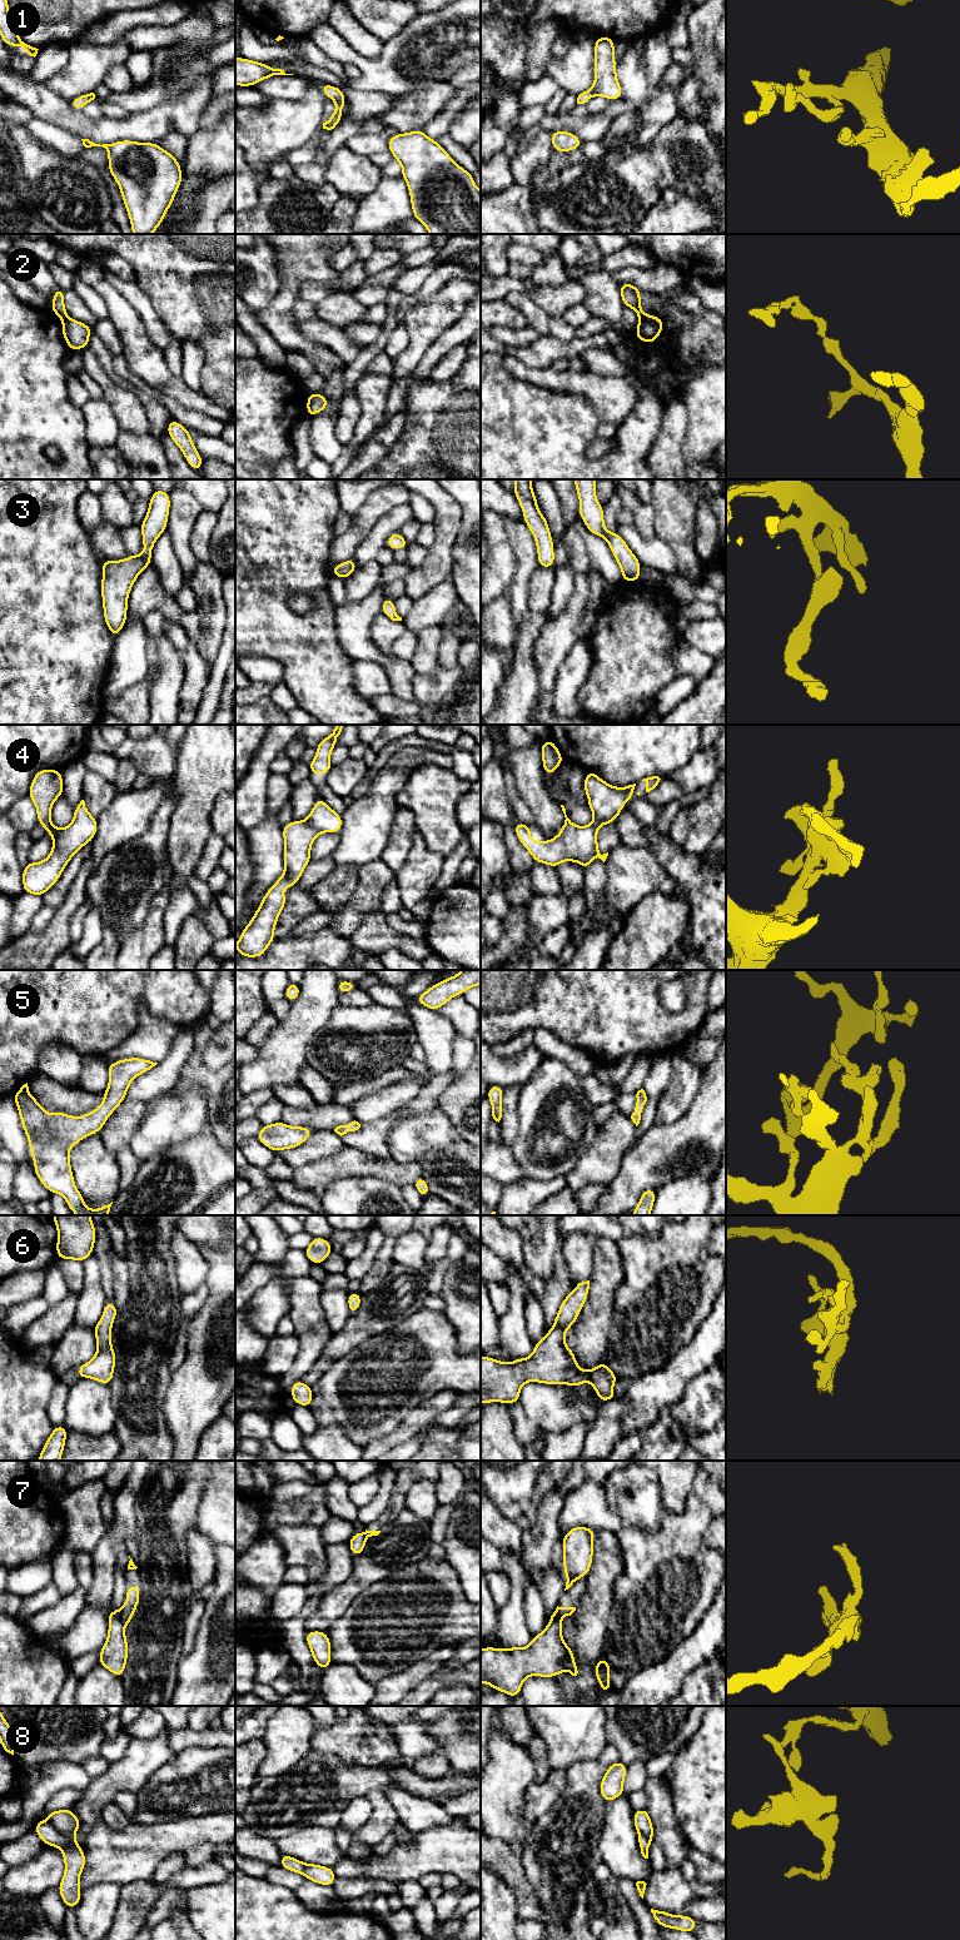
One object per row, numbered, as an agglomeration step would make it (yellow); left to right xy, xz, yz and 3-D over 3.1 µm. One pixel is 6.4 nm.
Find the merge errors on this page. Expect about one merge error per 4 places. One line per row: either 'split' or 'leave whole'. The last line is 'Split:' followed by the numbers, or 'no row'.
1: leave whole
2: split
3: leave whole
4: leave whole
5: leave whole
6: leave whole
7: split
8: leave whole
Split: 2, 7

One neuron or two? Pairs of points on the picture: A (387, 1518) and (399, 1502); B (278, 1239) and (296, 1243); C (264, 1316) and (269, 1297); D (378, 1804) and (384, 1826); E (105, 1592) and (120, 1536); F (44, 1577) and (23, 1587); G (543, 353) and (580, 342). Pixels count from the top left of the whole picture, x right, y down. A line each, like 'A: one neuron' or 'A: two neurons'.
A: one neuron
B: two neurons
C: one neuron
D: one neuron
E: one neuron
F: one neuron
G: one neuron

